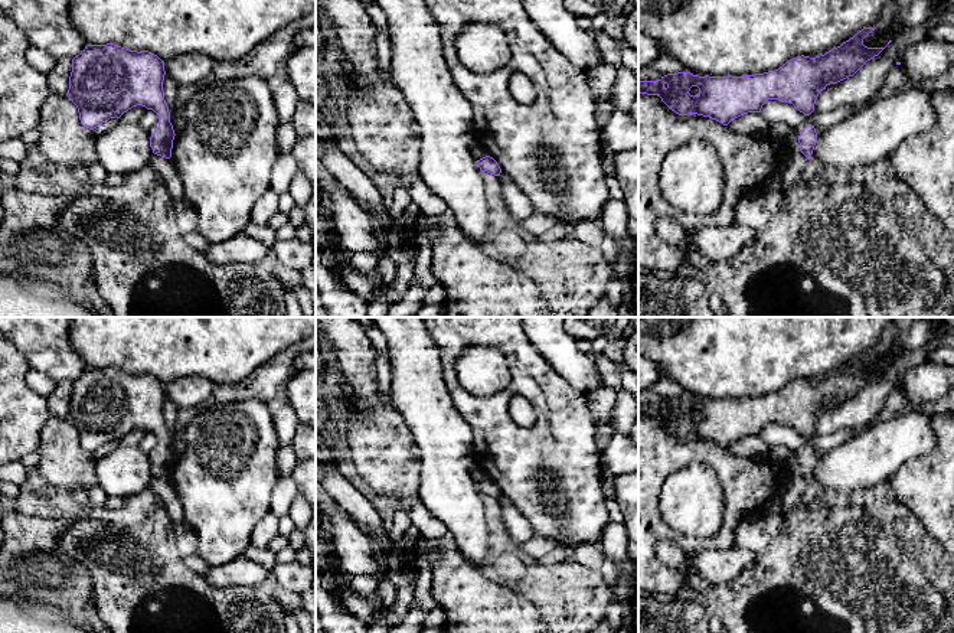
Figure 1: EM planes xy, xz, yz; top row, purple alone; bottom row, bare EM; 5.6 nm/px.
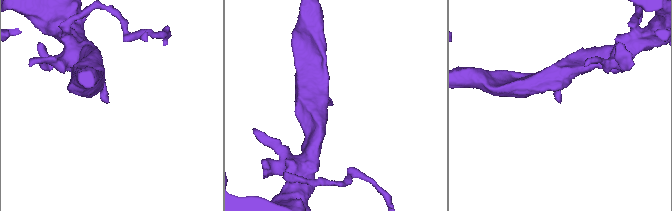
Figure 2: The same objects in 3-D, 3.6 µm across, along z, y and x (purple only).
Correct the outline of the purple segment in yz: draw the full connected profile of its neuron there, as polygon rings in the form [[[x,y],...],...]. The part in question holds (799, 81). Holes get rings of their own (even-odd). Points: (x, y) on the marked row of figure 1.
[[[863,27],[824,55],[801,55],[775,71],[742,76],[667,74],[659,81],[638,79],[638,94],[659,95],[679,115],[697,114],[723,125],[744,114],[761,112],[768,99],[790,102],[810,115],[819,94],[827,85],[853,76],[885,49],[863,45],[863,39],[875,29]]]

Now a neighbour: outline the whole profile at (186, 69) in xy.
[[[183,53],[164,62],[164,71],[179,87],[200,84],[213,69],[215,61],[203,53]]]

